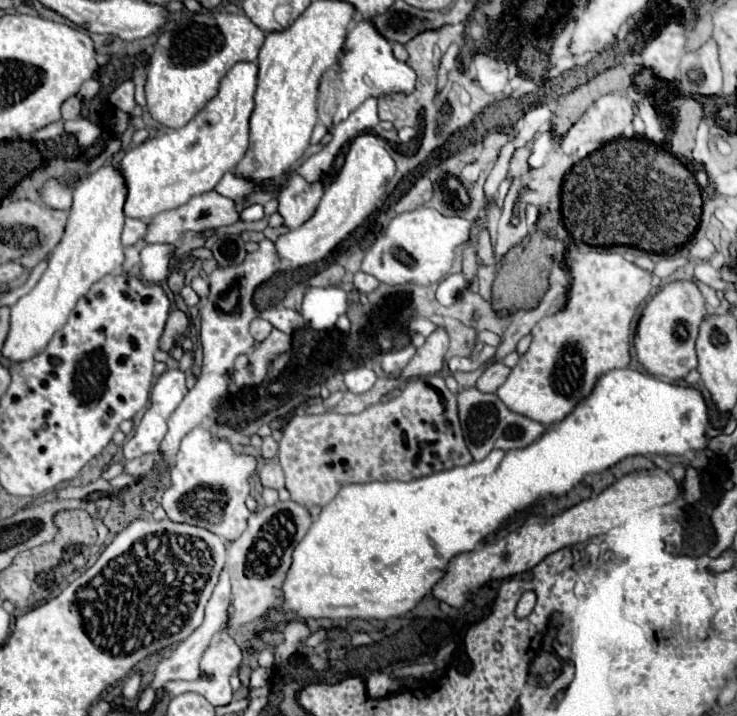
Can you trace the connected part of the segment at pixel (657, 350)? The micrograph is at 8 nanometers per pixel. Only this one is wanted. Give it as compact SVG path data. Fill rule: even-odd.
M677 280L665 284L647 302L633 340L637 360L643 364L643 368L657 378L671 378L671 380L683 380L693 368L697 368L695 340L699 332L699 320L703 320L705 314L707 314L705 300L691 280Z

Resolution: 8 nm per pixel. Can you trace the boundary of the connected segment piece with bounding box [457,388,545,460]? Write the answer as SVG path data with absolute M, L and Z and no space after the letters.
M465 388L457 392L457 406L459 406L461 426L463 426L463 436L473 460L483 460L495 448L501 448L501 450L523 448L523 444L531 444L531 440L537 440L539 432L545 430L539 422L511 412L499 400L499 396L481 392L477 388Z

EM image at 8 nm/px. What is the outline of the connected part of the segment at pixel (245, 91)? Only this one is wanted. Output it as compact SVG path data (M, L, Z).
M237 62L221 80L217 96L209 100L205 108L187 126L149 138L143 144L125 152L125 156L117 164L117 170L125 178L125 186L127 186L127 202L123 206L125 216L137 220L149 220L159 212L179 208L179 204L185 204L191 196L213 190L217 182L223 178L223 174L231 172L239 164L239 160L245 156L249 146L249 118L255 106L253 94L257 88L257 70L259 68L255 62Z

